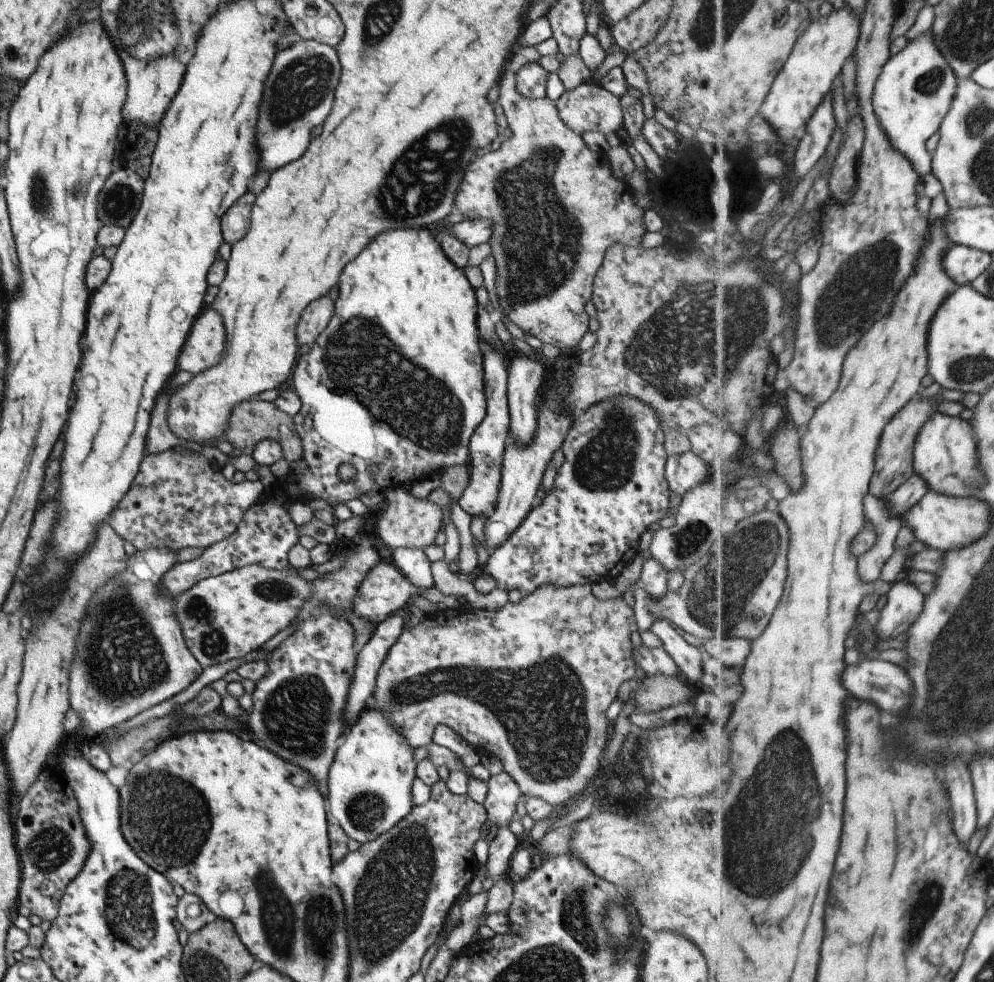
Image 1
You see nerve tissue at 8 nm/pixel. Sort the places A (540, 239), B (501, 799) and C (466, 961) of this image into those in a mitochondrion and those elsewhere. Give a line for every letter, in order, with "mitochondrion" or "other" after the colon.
A: mitochondrion
B: other
C: other

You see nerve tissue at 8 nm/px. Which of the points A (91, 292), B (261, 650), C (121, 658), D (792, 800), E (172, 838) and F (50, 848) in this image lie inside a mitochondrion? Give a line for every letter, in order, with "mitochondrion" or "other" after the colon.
A: other
B: other
C: mitochondrion
D: mitochondrion
E: mitochondrion
F: mitochondrion

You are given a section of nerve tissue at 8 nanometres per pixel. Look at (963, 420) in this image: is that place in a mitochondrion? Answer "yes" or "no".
no

